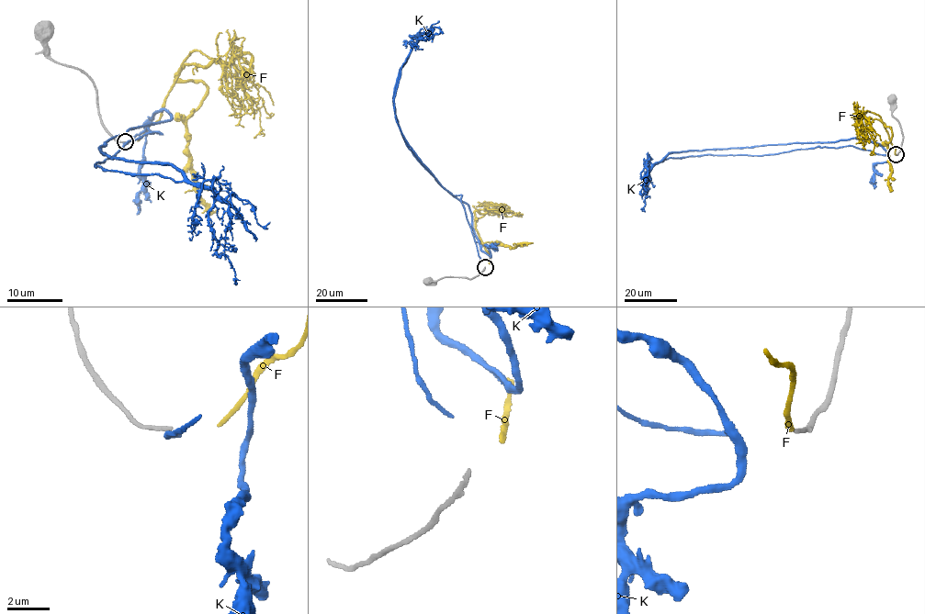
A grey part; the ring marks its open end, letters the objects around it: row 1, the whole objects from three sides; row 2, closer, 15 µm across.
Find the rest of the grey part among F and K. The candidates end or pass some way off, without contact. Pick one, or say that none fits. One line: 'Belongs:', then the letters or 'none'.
Belongs: F

